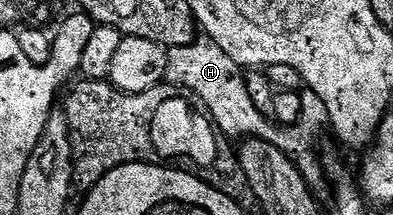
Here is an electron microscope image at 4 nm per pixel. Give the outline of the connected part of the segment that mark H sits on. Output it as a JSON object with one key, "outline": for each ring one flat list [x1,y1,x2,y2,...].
{"outline":[[206,37,196,38,188,47,170,48,167,73,171,83,182,88,184,92,192,91,197,98,203,99,207,106,206,114,224,136,235,141,264,139,266,143,272,143,277,149,294,158,295,166,299,168,308,187,318,189,325,183,324,168,321,163,319,167,319,159,315,156,315,134,319,131,319,122,324,122,327,110,317,93,309,90,302,92,303,118,294,127,284,127,266,119,261,113,257,113,252,98,246,93,244,68,237,61,233,61,233,57,229,57,229,53,221,49,221,45]]}

